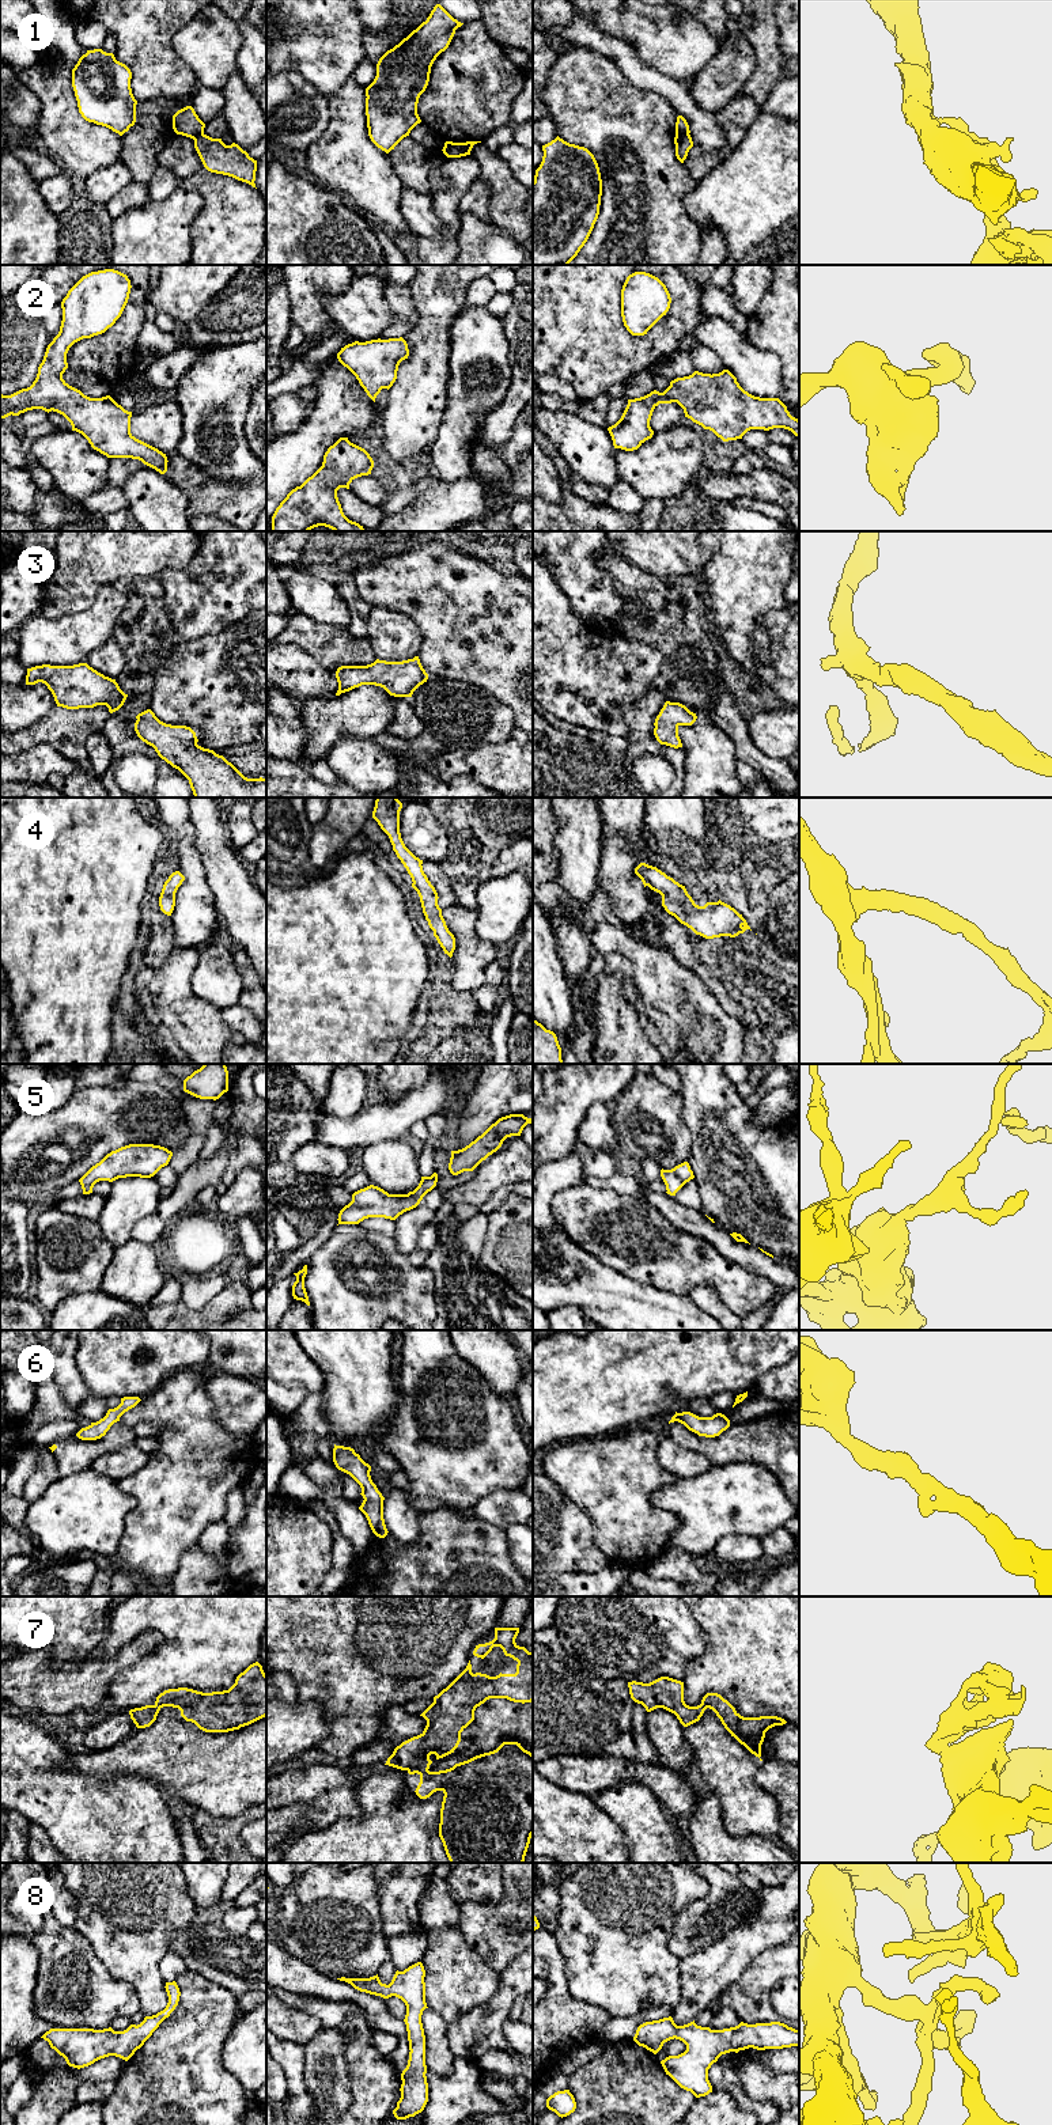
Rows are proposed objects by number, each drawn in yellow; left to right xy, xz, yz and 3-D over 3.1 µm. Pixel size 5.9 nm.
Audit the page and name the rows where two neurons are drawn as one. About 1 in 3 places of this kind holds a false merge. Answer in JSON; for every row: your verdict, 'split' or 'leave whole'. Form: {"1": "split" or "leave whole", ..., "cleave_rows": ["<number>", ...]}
{"1": "split", "2": "leave whole", "3": "leave whole", "4": "leave whole", "5": "leave whole", "6": "leave whole", "7": "leave whole", "8": "leave whole", "cleave_rows": ["1"]}

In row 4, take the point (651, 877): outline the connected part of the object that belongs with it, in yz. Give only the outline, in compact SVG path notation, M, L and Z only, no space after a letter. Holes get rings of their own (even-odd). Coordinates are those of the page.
M640 863L635 874L644 887L662 895L662 906L681 924L705 939L720 936L735 938L750 929L746 920L734 908L722 902L707 902L704 906L695 904L685 886L667 876L656 867ZM750 929L752 931L752 929Z

